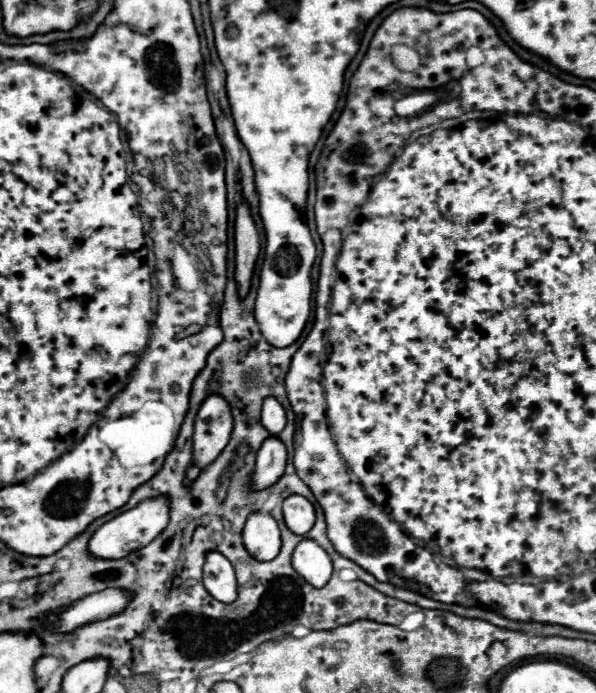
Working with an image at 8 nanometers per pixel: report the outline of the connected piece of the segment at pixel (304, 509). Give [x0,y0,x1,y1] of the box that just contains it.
[284,495,314,535]

